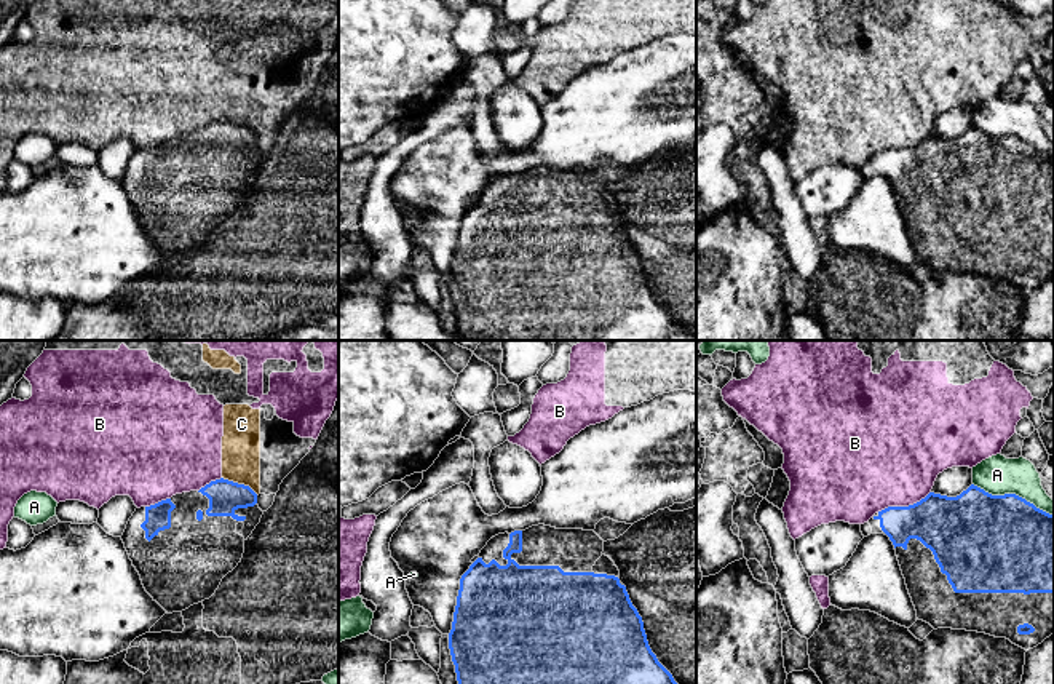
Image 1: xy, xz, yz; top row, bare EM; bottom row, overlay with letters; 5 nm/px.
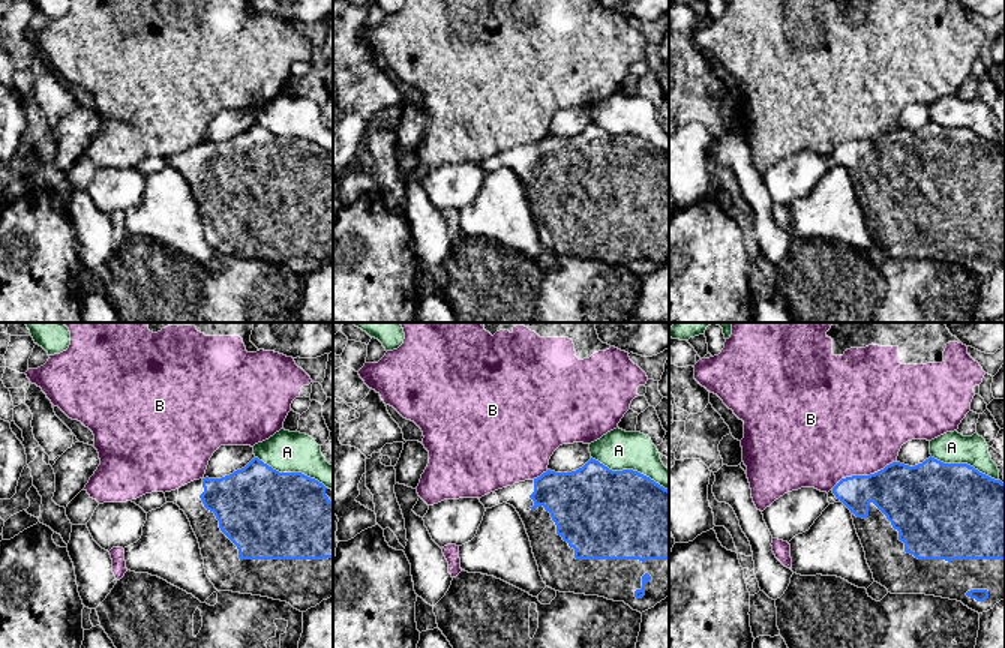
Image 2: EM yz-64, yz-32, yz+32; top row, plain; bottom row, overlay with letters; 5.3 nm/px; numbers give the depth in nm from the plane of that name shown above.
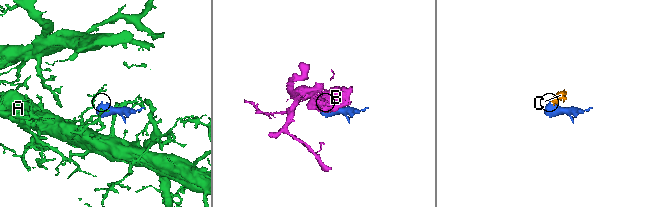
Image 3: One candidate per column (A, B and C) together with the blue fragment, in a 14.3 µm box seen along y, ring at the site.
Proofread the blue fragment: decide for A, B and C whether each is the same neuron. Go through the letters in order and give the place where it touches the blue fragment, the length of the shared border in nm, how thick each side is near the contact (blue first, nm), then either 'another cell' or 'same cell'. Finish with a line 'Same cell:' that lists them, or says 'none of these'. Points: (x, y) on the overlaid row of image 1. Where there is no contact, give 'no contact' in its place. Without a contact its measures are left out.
A: yz (1013, 494) | 440 nm | 480/200 nm | another cell
B: yz (903, 507) | 300 nm | 300/480 nm | another cell
C: xy (240, 485) | 200 nm | 160/190 nm | another cell
Same cell: none of these

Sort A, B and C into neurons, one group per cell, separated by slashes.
A / B C

